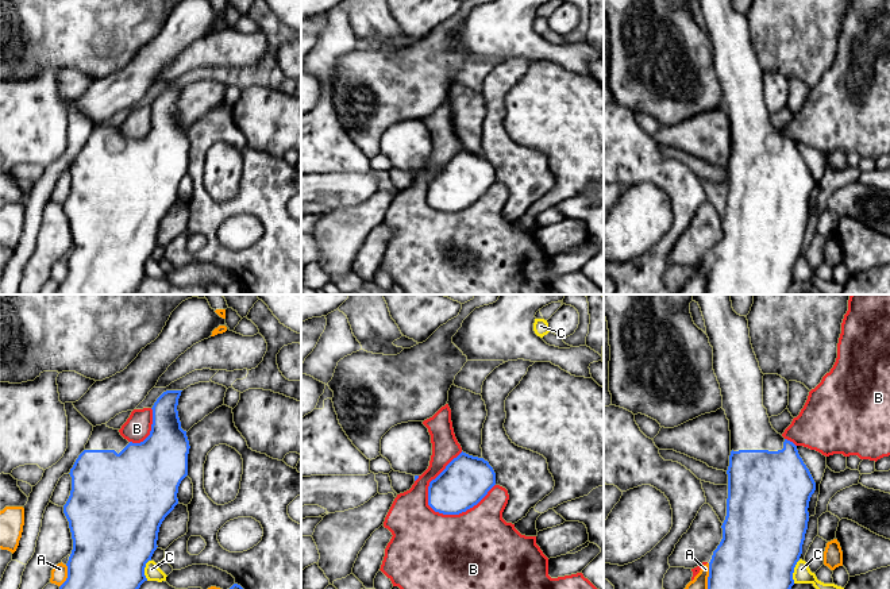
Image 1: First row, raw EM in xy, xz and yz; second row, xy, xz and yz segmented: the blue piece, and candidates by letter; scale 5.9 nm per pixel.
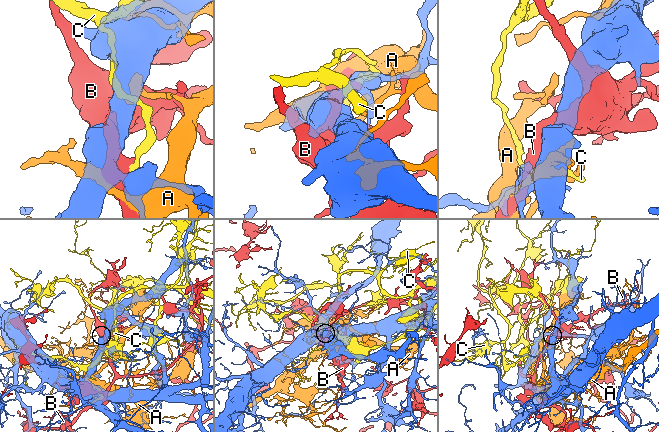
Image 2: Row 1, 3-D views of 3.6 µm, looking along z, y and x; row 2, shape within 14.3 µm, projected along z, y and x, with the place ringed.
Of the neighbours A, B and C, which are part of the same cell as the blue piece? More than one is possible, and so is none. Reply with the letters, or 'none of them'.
none of them

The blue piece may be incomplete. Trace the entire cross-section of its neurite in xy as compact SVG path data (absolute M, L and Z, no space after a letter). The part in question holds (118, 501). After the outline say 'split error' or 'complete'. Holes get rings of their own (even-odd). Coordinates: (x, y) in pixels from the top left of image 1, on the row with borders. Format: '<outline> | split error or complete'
M182 390L163 392L153 405L150 435L140 443L124 439L119 430L107 424L93 427L85 450L70 469L72 490L63 505L73 539L73 550L66 563L68 578L59 589L139 589L147 581L145 567L157 550L158 532L165 517L178 504L181 481L188 476L189 440L181 428L178 399Z | split error

